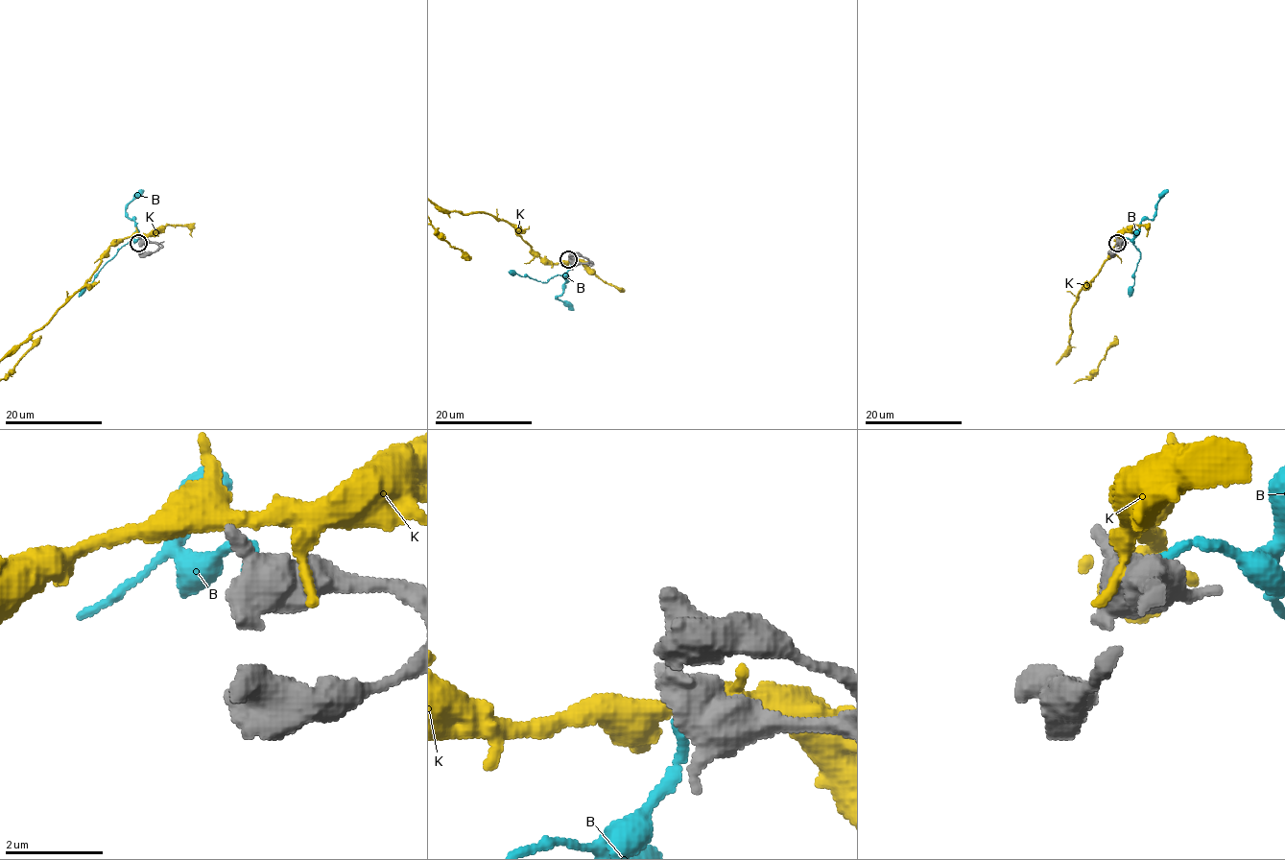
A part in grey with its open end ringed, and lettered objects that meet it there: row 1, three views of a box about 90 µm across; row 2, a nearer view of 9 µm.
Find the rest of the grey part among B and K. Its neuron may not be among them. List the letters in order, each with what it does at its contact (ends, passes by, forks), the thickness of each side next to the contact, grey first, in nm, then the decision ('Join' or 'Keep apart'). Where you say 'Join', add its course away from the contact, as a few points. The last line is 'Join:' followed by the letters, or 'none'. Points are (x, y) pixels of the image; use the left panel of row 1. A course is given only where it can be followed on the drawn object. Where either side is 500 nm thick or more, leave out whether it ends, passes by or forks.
B: It ends there. Thickness 440 nm (grey) against 200 nm. Keep apart
K: Thickness 500 nm (grey) against 400 nm. Keep apart
Join: none

